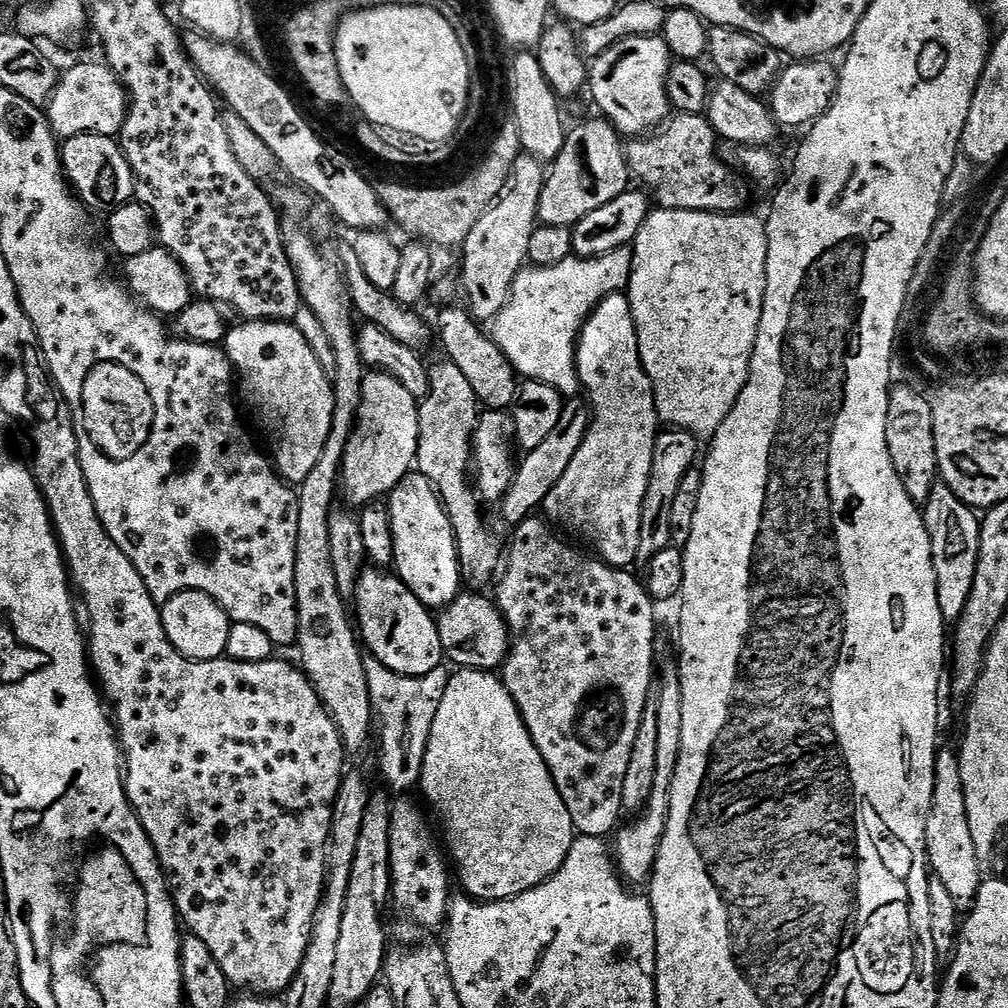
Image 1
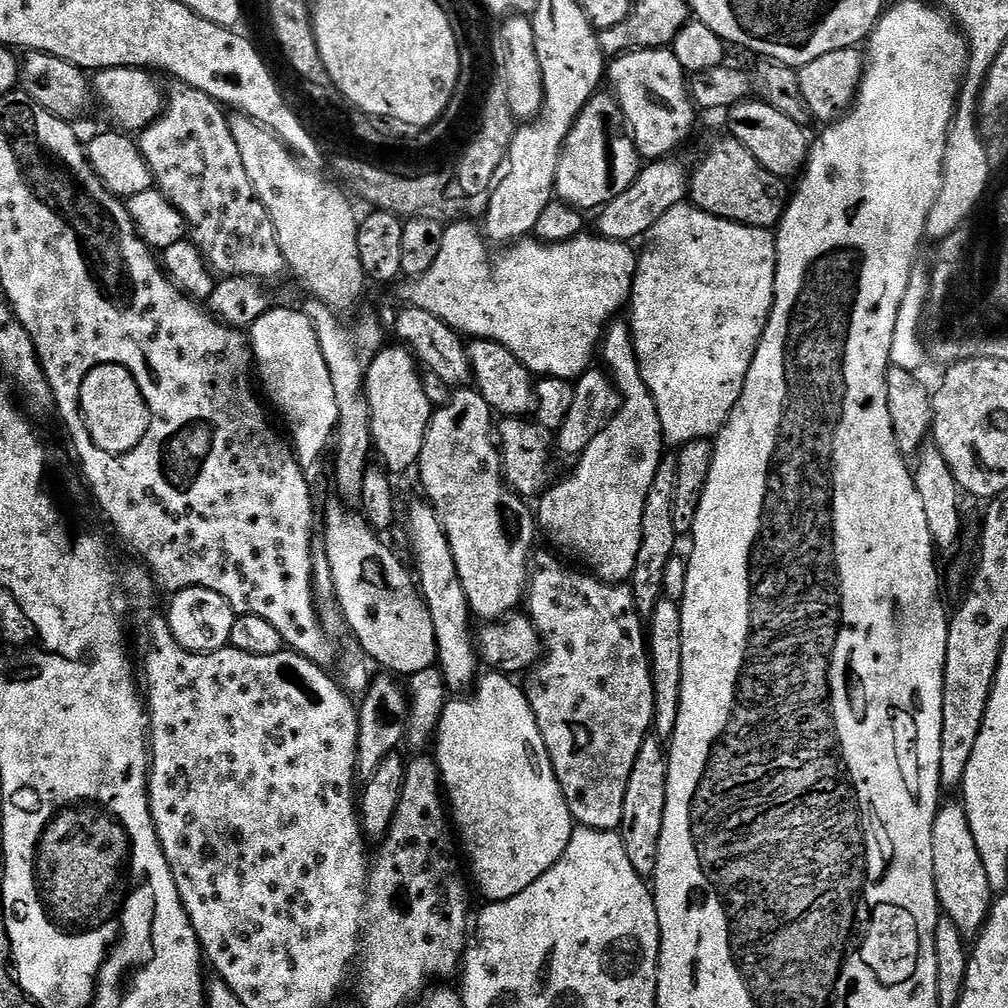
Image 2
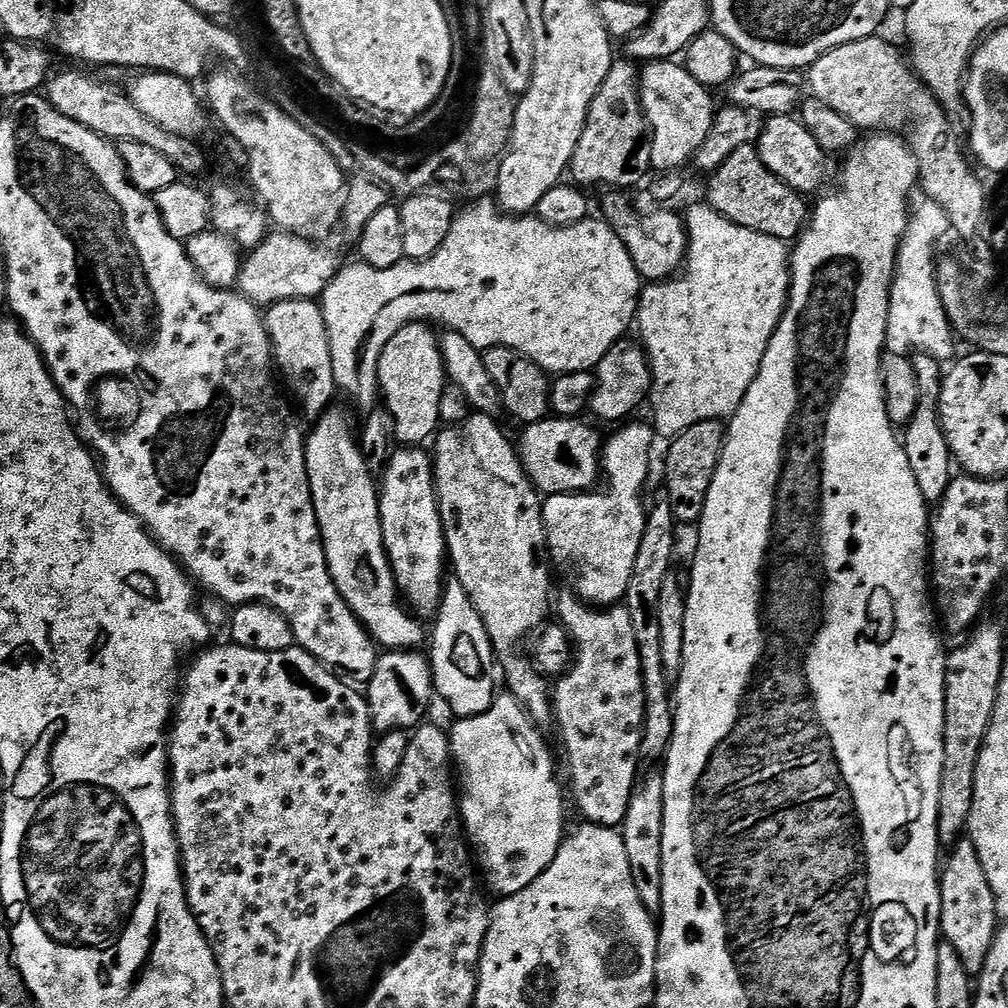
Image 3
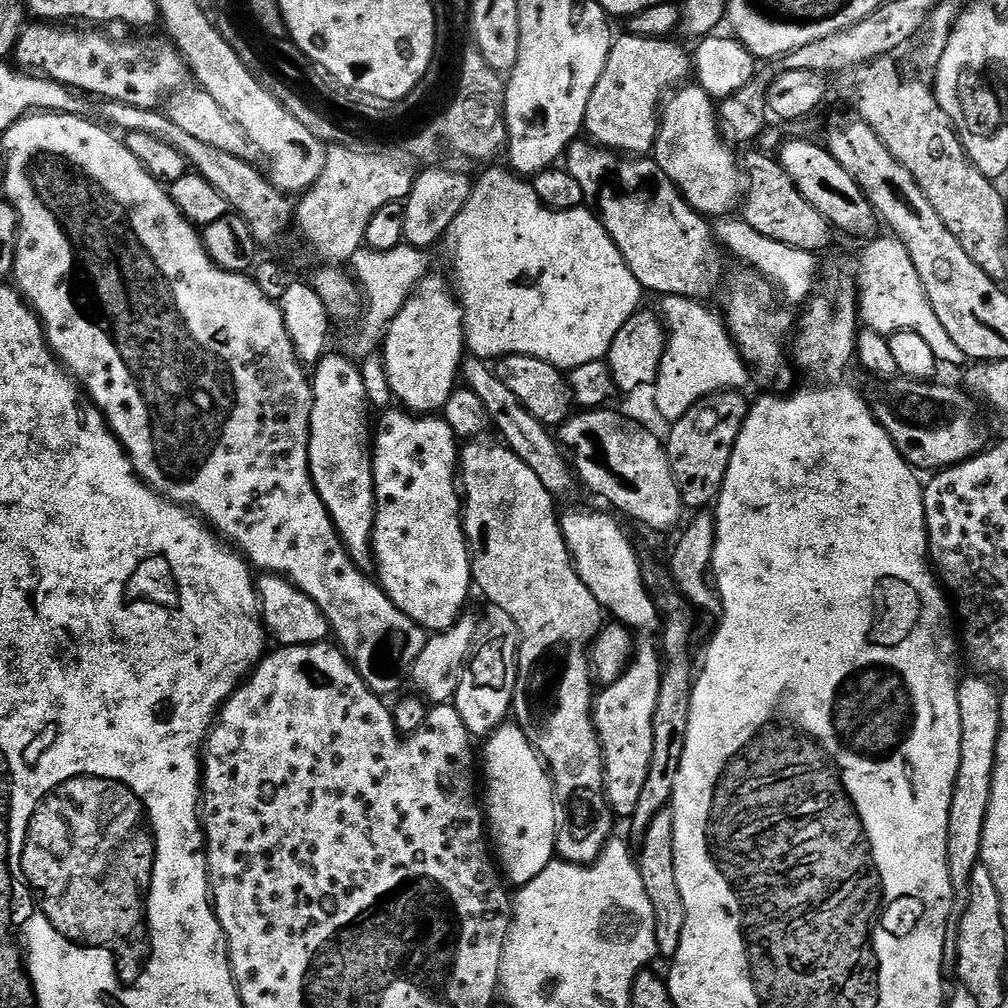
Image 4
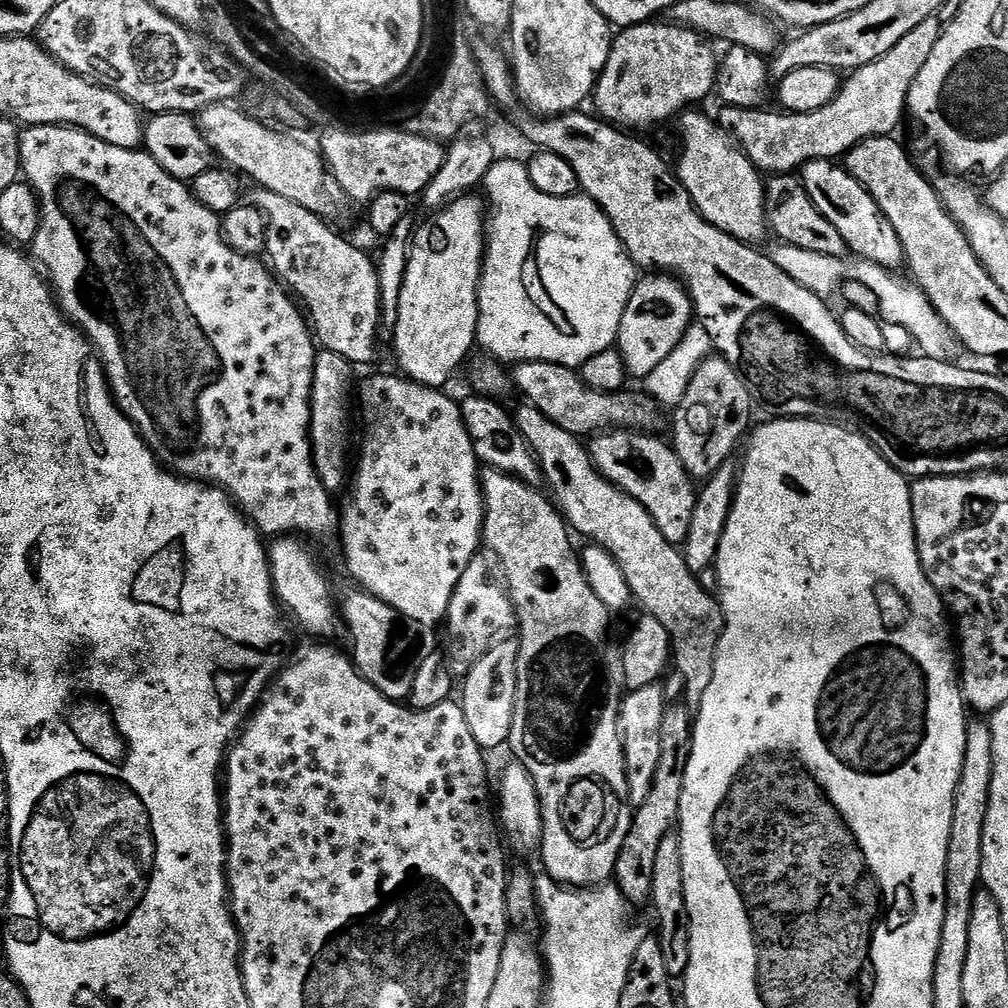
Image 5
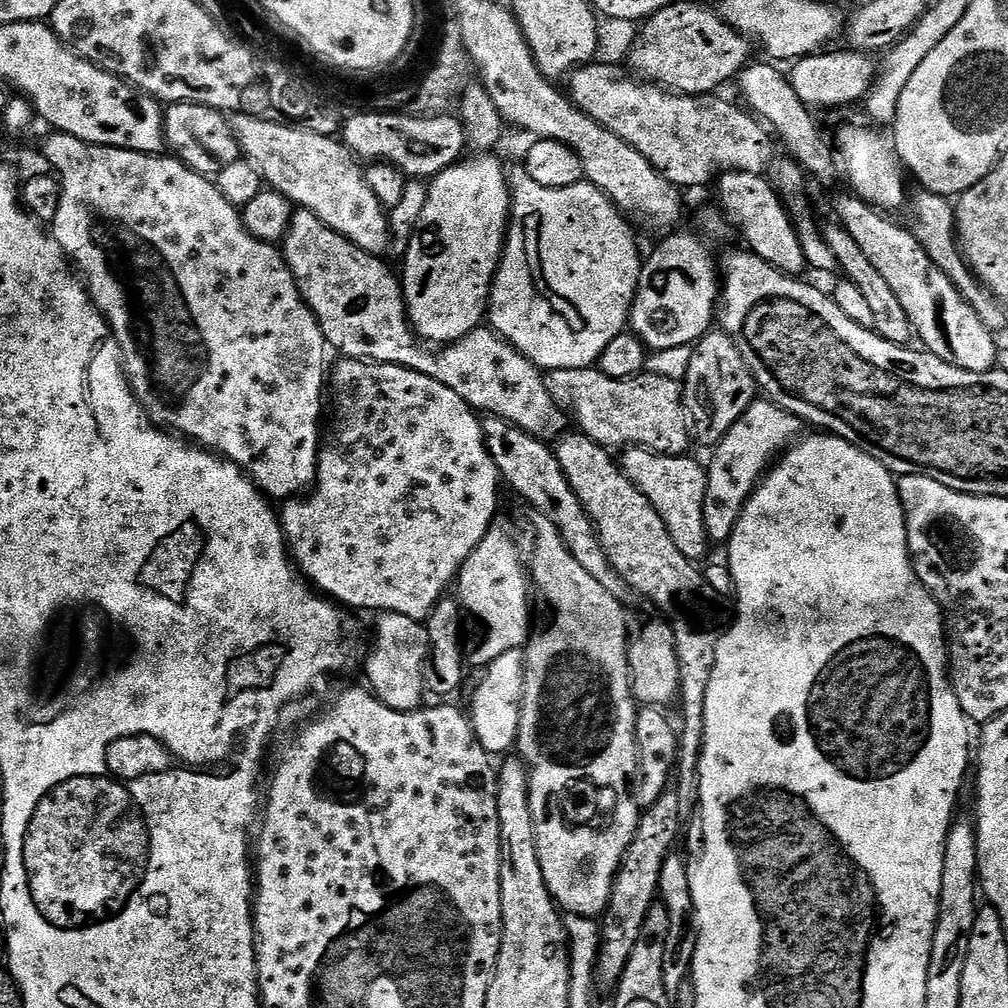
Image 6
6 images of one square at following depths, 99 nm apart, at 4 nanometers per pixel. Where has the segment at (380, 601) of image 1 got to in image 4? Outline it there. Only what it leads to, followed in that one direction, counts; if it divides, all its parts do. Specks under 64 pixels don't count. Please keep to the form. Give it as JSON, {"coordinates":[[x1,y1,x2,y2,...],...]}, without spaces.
{"coordinates":[[325,353,312,372,308,465,315,489,331,514,340,541,356,568,366,572,374,564,371,538,375,528,376,493,371,452,372,421,368,418,370,405,361,367,351,357,344,356]]}

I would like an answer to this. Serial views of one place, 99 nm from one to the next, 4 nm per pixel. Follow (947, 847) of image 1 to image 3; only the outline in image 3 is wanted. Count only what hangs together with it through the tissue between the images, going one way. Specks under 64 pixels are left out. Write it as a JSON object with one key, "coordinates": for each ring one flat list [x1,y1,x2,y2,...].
{"coordinates":[[957,840,951,852,952,857,943,861,940,872,940,930,943,939,954,946,954,950,958,950,958,958,962,958,962,966,966,966,969,976,976,978,986,966,990,946,996,937,998,917,994,906,994,890,990,890,990,882,986,882,986,870,982,870,982,862,978,862,978,850,974,850,972,840]]}

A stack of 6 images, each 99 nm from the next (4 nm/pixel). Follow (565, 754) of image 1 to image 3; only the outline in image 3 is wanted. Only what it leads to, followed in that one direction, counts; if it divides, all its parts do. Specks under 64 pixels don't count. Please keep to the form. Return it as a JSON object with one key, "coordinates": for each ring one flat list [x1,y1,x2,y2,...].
{"coordinates":[[567,590,555,597,554,616,568,633,569,641,574,649,574,659,564,675,555,681,552,692,552,710,554,713,555,727,560,727,560,740,564,743,564,752,568,755,568,776,572,779,572,796,580,807,583,819,589,824,601,824,607,828,619,829,626,818,626,810,630,806,630,798,638,787,636,767,642,764,640,743,644,737,644,679,640,669,640,655,638,642,634,642,634,625,630,623,630,614,624,606,593,606,580,599,575,591]]}

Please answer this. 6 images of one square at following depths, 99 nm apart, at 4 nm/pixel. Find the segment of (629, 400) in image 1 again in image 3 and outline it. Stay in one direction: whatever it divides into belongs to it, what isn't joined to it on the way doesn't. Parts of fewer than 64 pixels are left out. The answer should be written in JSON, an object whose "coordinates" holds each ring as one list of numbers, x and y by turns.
{"coordinates":[[648,422,632,423,617,427,617,432,603,441,602,472,606,480,608,476,605,492,589,490,550,496,543,501,544,534,547,551,552,551,551,563,564,571,580,599,593,606,616,606,623,601,630,574,634,574,638,546,642,546,646,504,640,501,640,491,652,464,654,428]]}

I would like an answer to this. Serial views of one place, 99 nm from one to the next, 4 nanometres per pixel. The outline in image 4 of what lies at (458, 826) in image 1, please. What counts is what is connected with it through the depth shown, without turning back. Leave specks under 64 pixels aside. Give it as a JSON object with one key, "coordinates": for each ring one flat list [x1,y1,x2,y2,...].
{"coordinates":[[505,722,483,741,482,811,498,867,509,885,528,884,556,856,556,793,535,746,515,722]]}

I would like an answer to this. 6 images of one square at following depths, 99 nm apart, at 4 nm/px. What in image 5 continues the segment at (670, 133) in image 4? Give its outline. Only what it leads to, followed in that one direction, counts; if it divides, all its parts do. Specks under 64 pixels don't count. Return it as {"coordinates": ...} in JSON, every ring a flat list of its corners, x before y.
{"coordinates":[[688,110,679,117,680,120,680,161,677,164,674,164,674,171,679,179,680,184,686,191,690,194,692,199,692,205,699,210,700,216,706,222,710,222,714,226,718,226,718,230,722,230,726,234,730,234,735,240,742,240,745,244,751,244,753,246,759,245,761,242,760,239,765,235,769,235,770,229,768,227,768,215,764,213,764,186,766,183,765,177,761,175,758,169,753,166,750,162,750,158,745,154,743,148,737,146,732,137,720,127,719,123,715,119,712,120,704,112,692,112,696,110]]}

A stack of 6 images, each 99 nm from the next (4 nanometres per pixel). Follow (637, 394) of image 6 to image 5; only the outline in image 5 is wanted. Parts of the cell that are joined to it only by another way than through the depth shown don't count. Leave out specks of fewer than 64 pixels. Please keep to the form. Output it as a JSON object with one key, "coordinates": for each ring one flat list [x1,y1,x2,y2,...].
{"coordinates":[[526,360,517,363,510,375,515,389,524,395,523,399,532,404,554,426,562,426,570,434,581,438,608,429,616,430,648,430,652,424,652,412,644,405,645,397,631,396,628,390,622,392,599,392,588,388,579,371,566,366,558,366,554,362,538,362]]}

